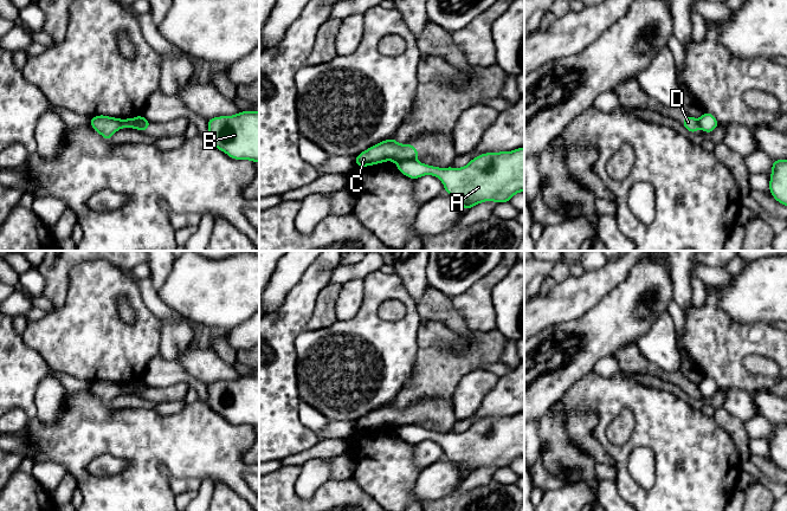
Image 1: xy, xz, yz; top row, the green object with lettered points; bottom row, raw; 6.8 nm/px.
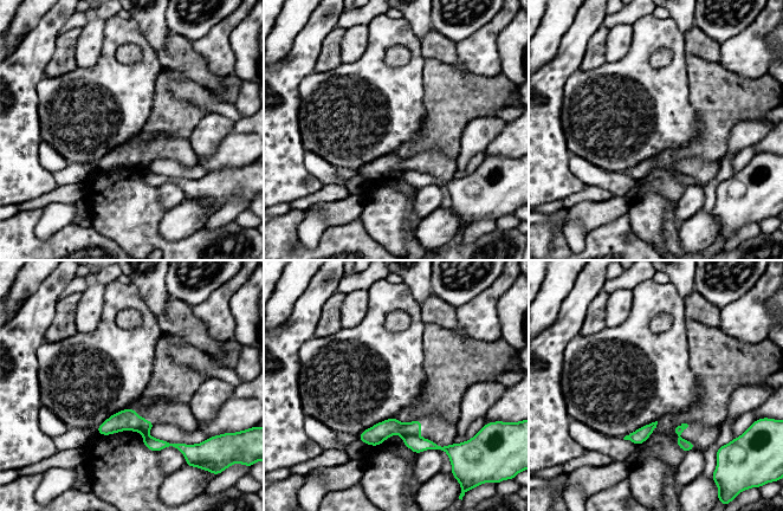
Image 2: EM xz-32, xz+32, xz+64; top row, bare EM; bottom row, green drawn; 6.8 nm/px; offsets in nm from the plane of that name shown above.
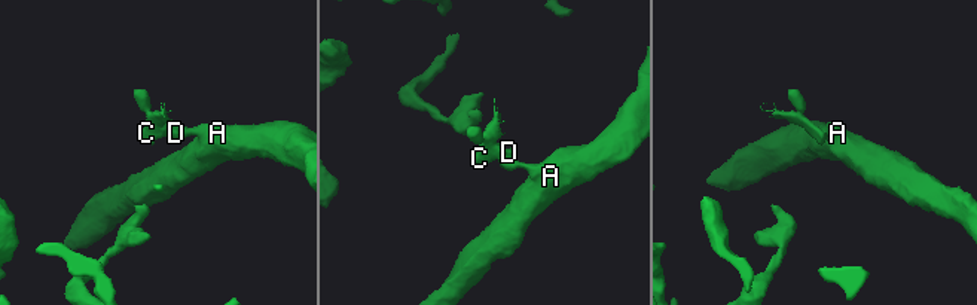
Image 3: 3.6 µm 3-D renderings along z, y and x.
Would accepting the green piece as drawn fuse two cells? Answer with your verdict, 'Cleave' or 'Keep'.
Cleave

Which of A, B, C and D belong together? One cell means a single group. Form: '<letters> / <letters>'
A B / C D

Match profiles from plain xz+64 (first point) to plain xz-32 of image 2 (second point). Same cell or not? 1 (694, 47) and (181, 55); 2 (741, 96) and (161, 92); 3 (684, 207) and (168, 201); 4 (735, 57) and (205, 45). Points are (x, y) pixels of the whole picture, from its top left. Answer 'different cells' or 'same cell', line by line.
1: same cell
2: same cell
3: same cell
4: same cell

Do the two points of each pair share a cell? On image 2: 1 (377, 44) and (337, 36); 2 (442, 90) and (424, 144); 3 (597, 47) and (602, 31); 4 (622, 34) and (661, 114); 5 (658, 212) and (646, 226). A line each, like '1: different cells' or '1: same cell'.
1: different cells
2: same cell
3: same cell
4: different cells
5: same cell

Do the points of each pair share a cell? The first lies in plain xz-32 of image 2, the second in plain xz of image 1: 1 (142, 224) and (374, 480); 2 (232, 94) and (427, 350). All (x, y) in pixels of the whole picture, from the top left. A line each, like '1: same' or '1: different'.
1: same
2: same

